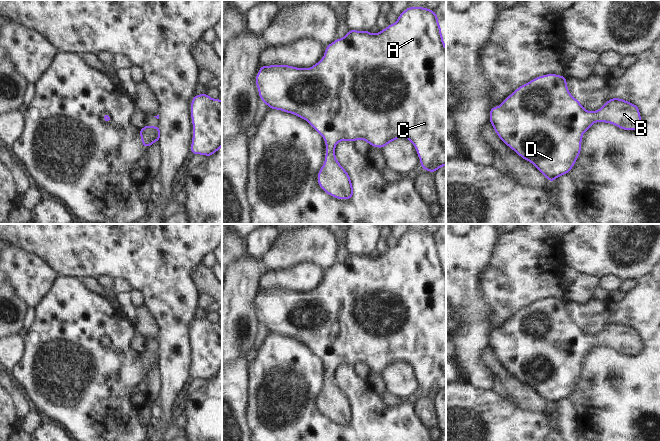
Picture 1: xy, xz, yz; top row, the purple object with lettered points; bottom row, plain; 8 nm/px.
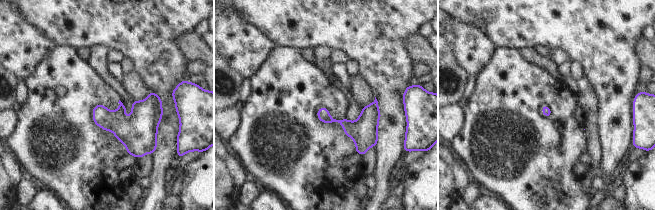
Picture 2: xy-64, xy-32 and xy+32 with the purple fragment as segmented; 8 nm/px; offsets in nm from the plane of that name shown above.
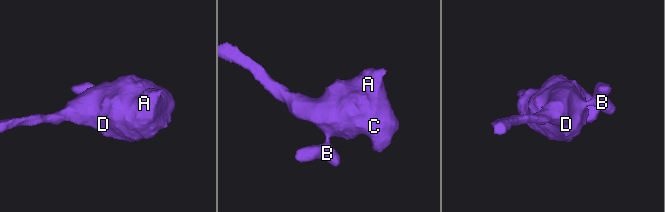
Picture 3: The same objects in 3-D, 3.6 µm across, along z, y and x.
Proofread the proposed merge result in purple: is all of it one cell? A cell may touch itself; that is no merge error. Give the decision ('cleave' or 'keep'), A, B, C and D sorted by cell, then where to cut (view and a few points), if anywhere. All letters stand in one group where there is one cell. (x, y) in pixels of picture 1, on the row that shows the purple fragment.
keep; groups A B C D; cut none

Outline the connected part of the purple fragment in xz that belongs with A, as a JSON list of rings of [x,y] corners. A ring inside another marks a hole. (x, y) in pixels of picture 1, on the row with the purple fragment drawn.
[[[409,7],[399,15],[395,24],[389,25],[385,30],[380,31],[377,35],[368,31],[349,30],[343,39],[337,39],[332,44],[326,46],[325,56],[319,63],[310,69],[299,69],[286,65],[261,66],[256,77],[256,84],[259,90],[260,99],[262,99],[271,109],[280,109],[288,113],[307,120],[322,137],[325,138],[326,159],[323,167],[318,174],[320,187],[328,194],[338,199],[351,199],[353,196],[352,183],[350,178],[338,161],[335,159],[335,145],[341,140],[355,142],[356,139],[364,139],[374,147],[383,148],[390,141],[398,137],[407,137],[416,147],[417,154],[421,160],[422,169],[435,172],[441,166],[446,165],[446,49],[441,36],[441,29],[437,20],[437,15],[422,7]],[[379,67],[383,67],[383,96],[379,94]]]

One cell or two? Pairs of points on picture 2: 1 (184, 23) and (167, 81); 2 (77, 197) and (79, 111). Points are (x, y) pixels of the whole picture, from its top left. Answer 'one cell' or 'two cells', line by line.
1: one cell
2: one cell

